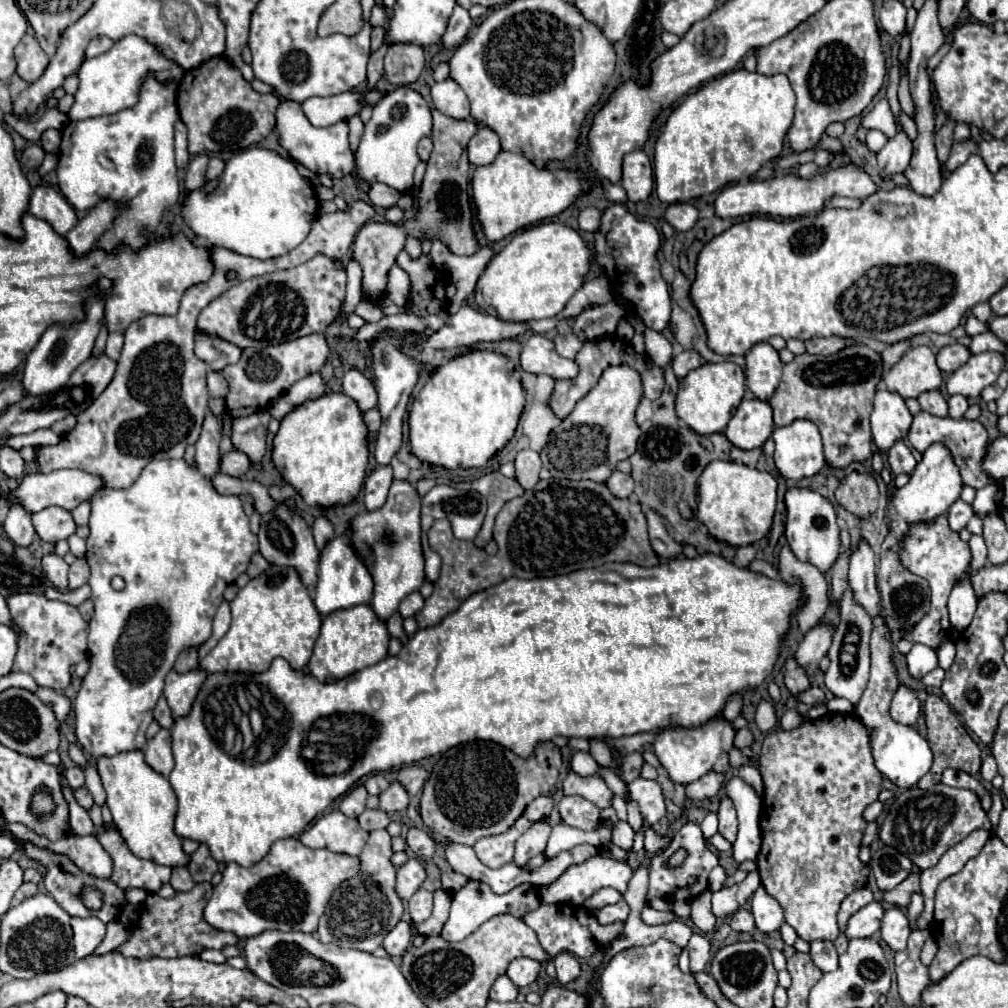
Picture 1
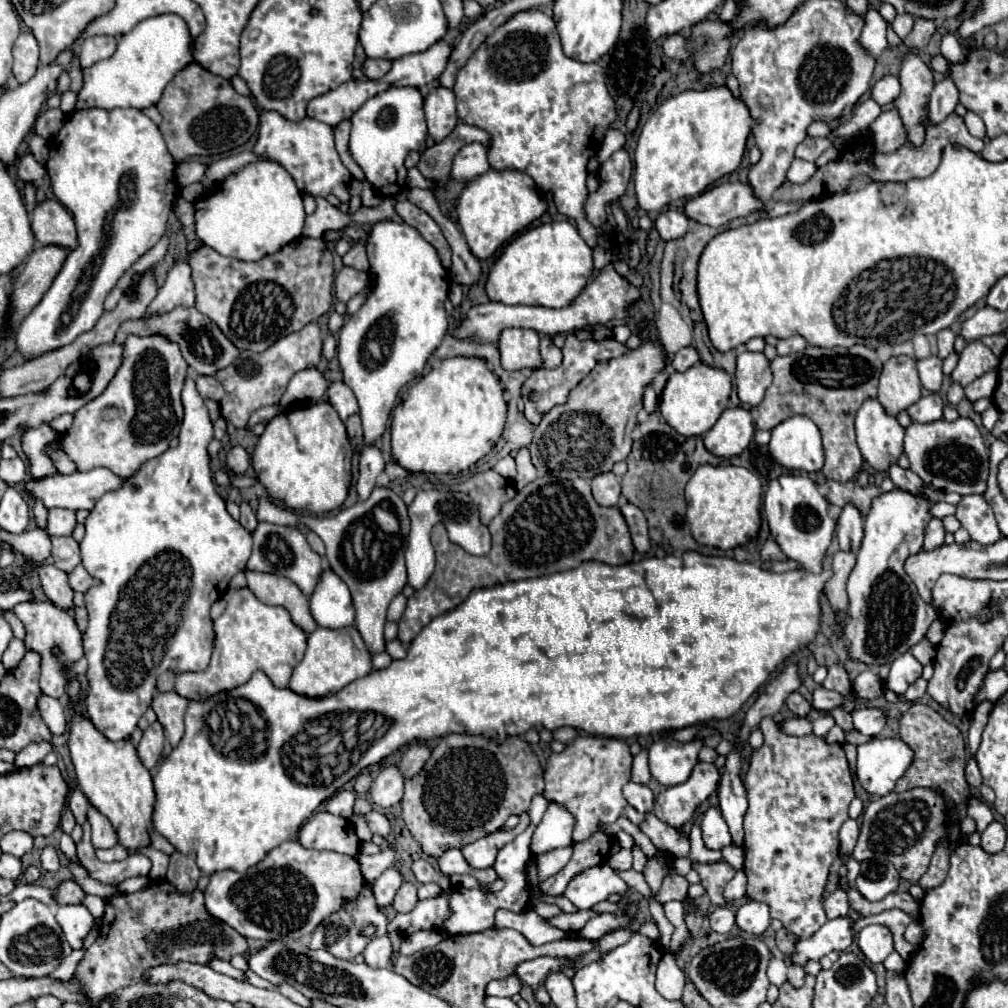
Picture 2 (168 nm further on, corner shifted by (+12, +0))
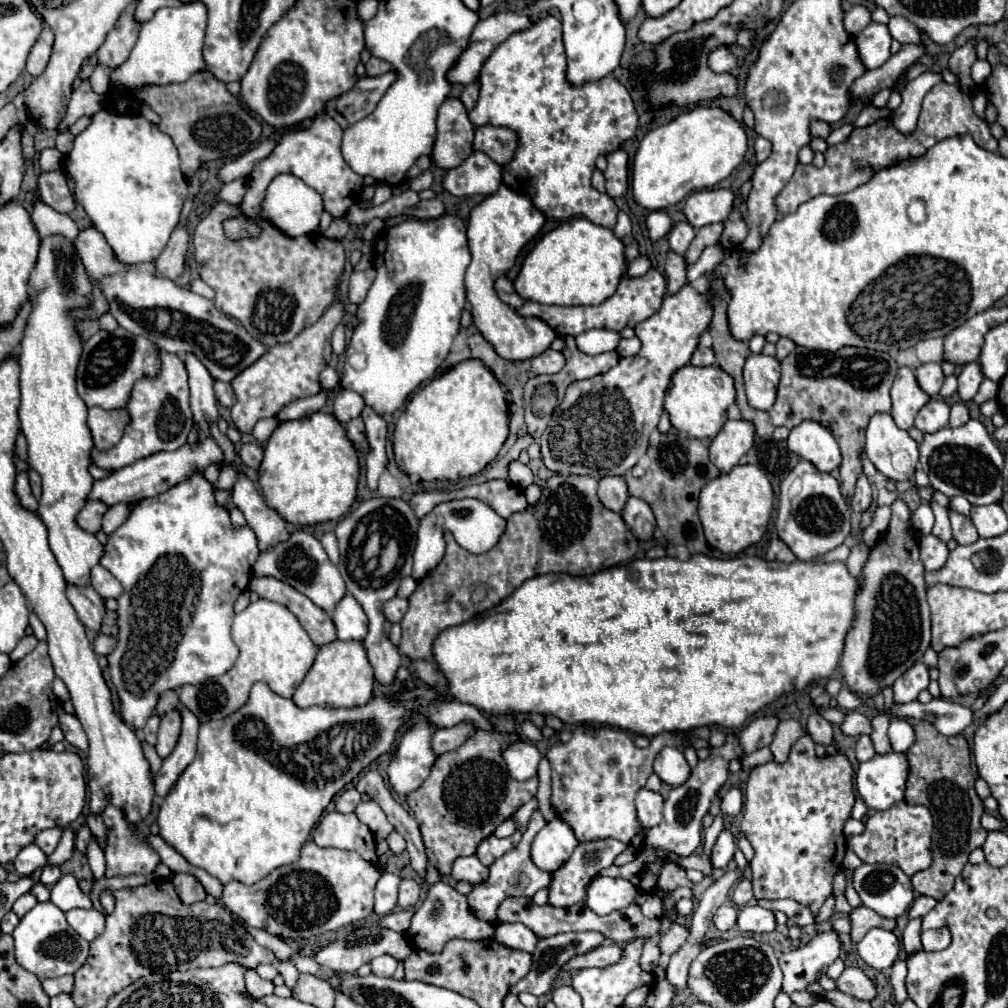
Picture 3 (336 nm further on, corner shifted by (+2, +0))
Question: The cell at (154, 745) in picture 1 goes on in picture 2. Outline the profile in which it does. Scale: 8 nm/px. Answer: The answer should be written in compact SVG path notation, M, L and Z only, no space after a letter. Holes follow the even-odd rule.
M154 722L150 724L150 728L144 732L142 742L138 746L138 756L142 760L142 764L152 770L162 756L162 744L164 744L164 732L162 732L162 724Z

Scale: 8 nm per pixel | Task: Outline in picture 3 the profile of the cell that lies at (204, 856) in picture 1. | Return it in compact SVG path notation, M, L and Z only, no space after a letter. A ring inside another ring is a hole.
M174 874L172 884L184 904L194 904L194 902L200 902L206 898L204 886L192 874Z

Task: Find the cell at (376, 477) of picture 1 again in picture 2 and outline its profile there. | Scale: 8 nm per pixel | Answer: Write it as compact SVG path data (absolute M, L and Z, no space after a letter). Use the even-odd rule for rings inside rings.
M366 444L360 454L360 478L356 484L356 490L360 494L360 500L366 500L370 492L376 486L376 476L384 470L384 458L376 444Z

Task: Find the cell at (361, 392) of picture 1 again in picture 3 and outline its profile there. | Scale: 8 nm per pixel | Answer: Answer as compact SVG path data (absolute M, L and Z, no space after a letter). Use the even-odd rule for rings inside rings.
M340 388L336 392L336 396L334 396L334 416L338 418L338 422L346 424L348 420L360 416L362 408L364 408L364 400L356 392L344 390L344 388Z

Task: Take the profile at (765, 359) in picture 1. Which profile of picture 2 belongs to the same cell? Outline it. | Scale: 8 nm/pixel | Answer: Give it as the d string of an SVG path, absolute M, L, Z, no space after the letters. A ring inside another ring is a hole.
M742 350L738 354L738 366L736 366L738 398L748 406L758 406L770 384L772 384L772 370L766 356L762 352Z

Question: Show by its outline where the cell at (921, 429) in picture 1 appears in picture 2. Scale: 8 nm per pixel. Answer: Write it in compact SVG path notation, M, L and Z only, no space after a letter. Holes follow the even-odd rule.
M958 418L954 422L936 420L928 424L912 422L906 428L904 452L910 460L910 470L938 492L958 492L960 496L986 492L988 448L970 418Z

